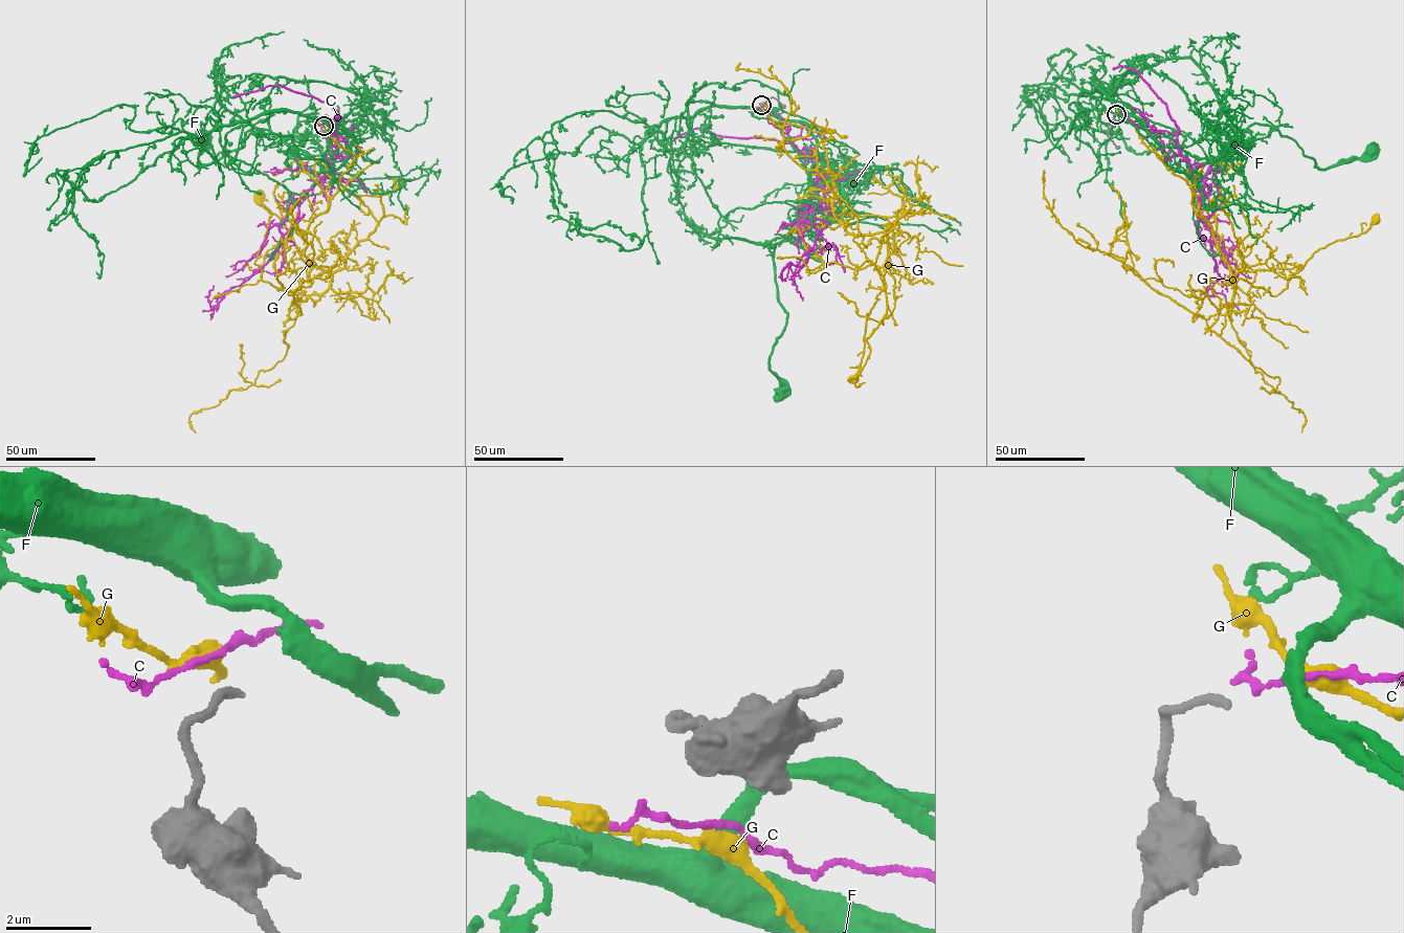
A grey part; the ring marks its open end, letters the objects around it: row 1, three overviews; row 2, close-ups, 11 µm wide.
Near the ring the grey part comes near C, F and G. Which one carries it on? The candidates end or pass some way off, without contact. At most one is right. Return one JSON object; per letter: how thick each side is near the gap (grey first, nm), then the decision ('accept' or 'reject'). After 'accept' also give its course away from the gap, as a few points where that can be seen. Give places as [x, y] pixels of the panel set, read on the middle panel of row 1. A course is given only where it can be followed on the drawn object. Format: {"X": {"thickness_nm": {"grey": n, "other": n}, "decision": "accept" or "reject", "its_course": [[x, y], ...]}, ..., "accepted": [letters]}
{"C": {"thickness_nm": {"grey": 190, "other": 110}, "decision": "reject"}, "F": {"thickness_nm": {"grey": 190, "other": 340}, "decision": "accept", "its_course": [[763, 105], [778, 116], [808, 183], [802, 216], [774, 254], [787, 314], [770, 368], [782, 393]]}, "G": {"thickness_nm": {"grey": 190, "other": 340}, "decision": "reject"}, "accepted": ["F"]}

